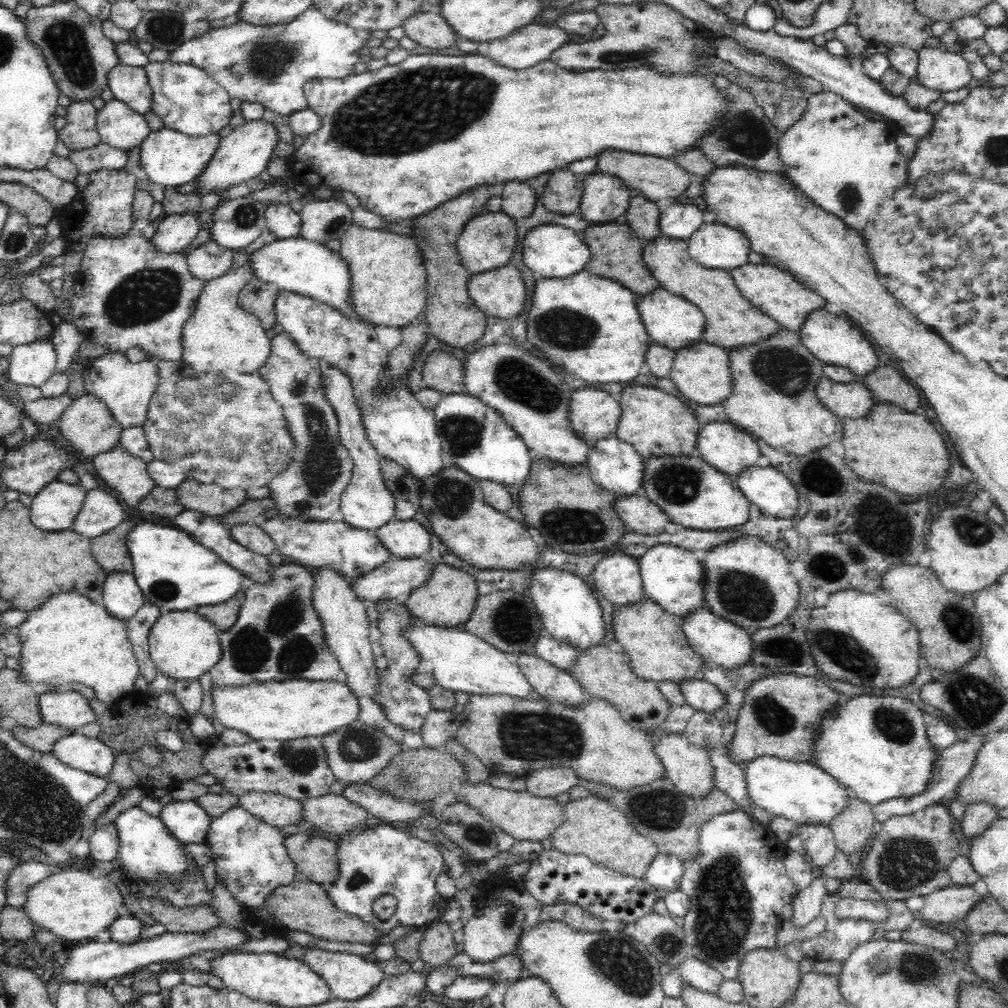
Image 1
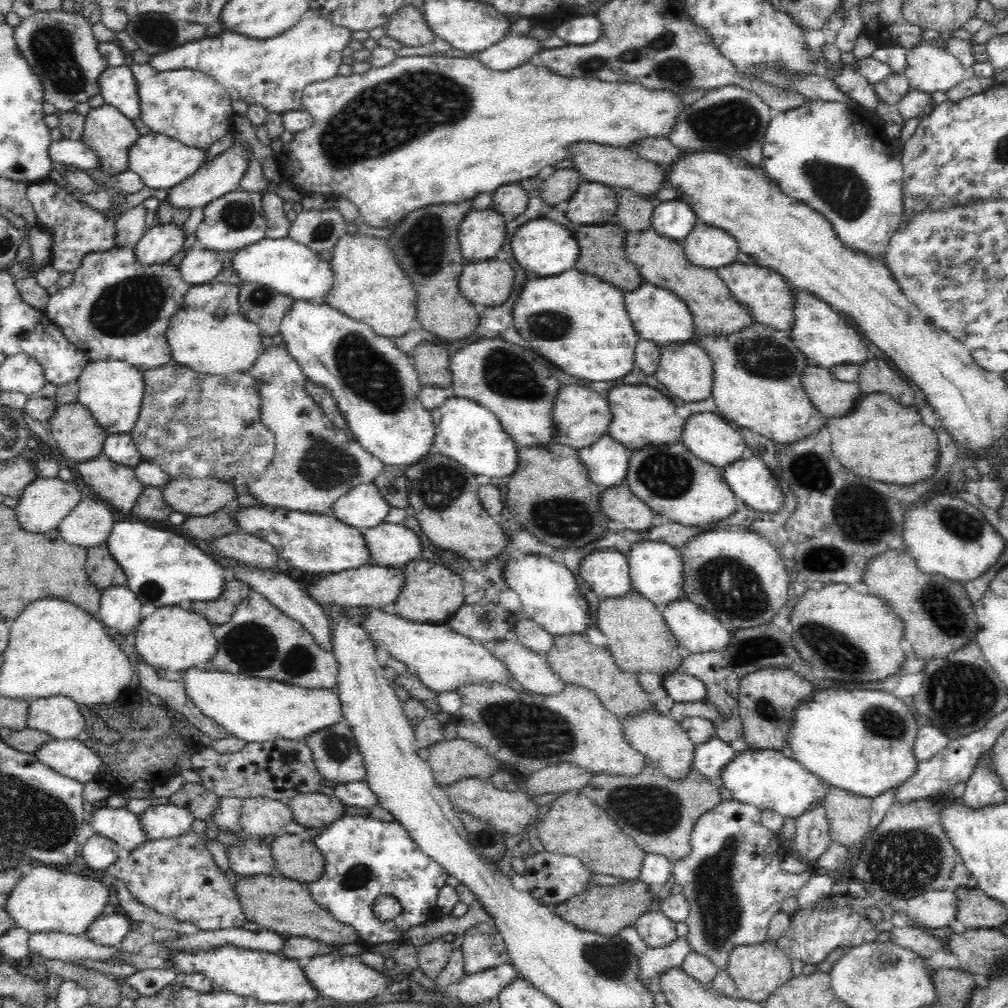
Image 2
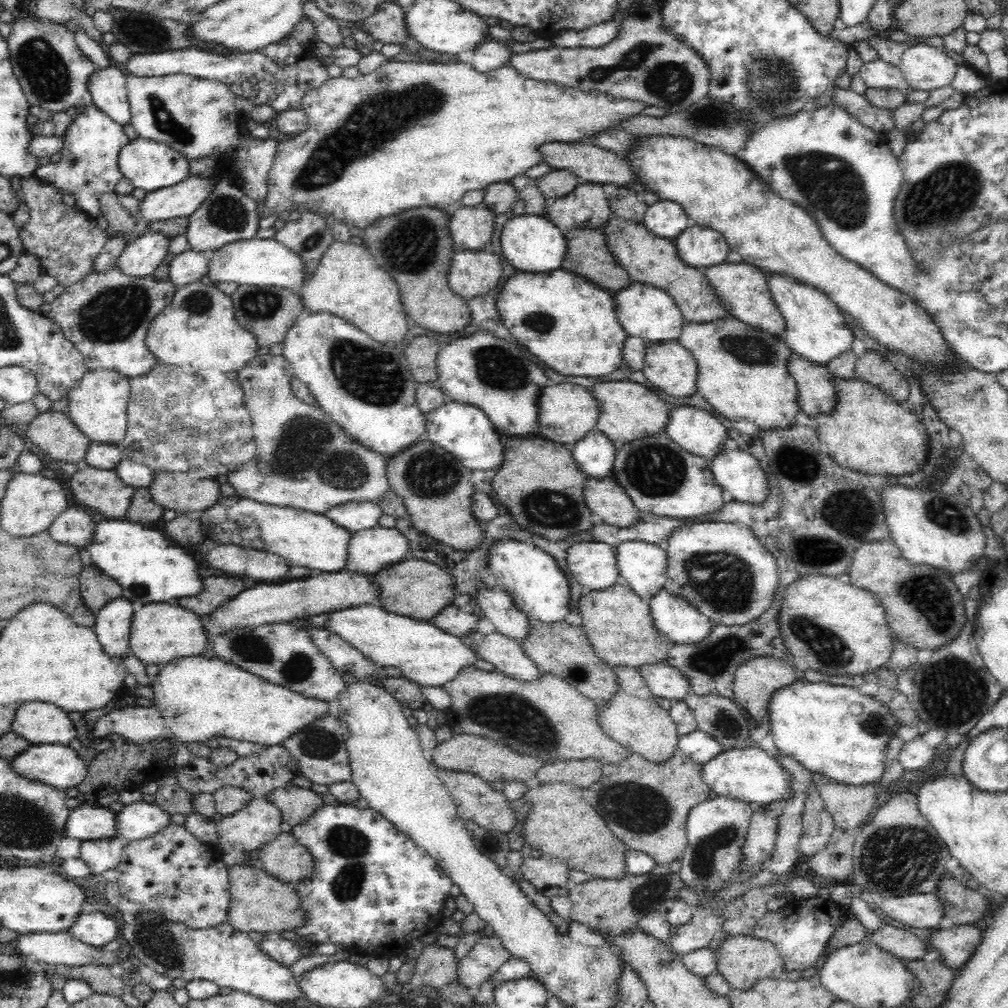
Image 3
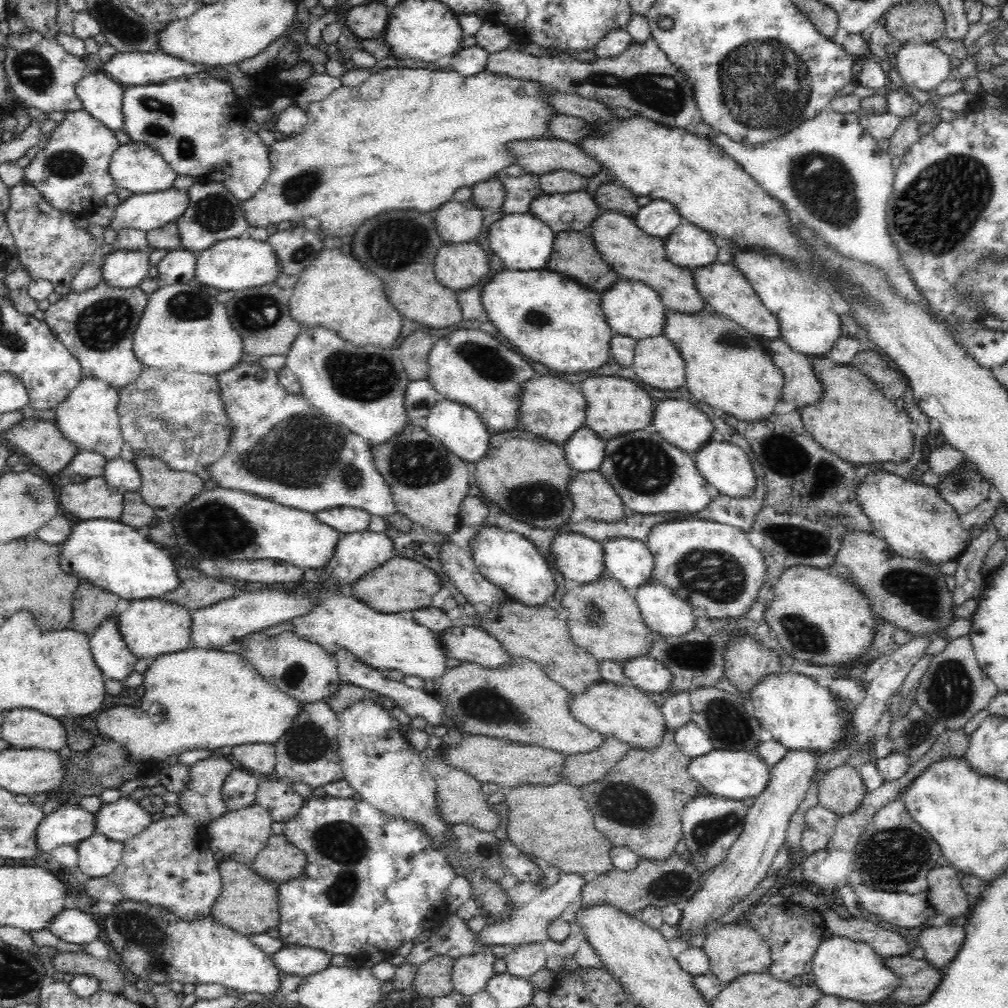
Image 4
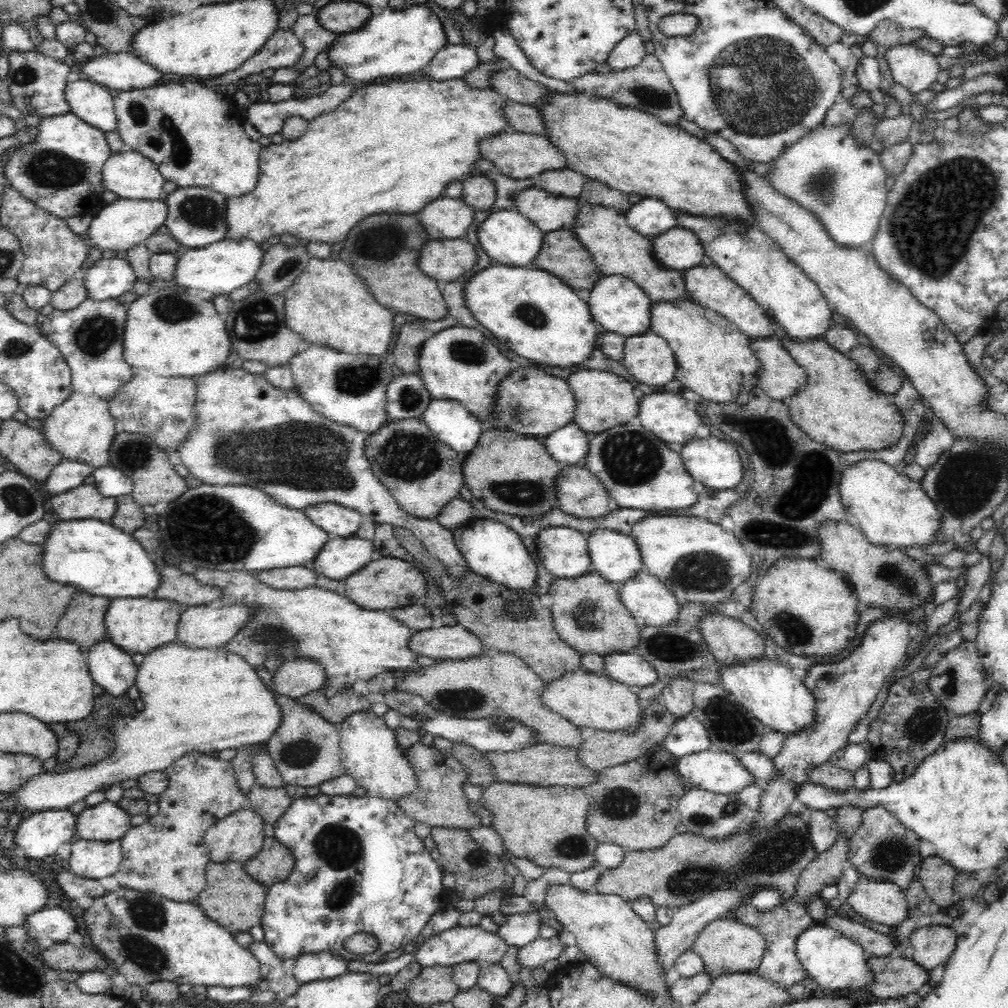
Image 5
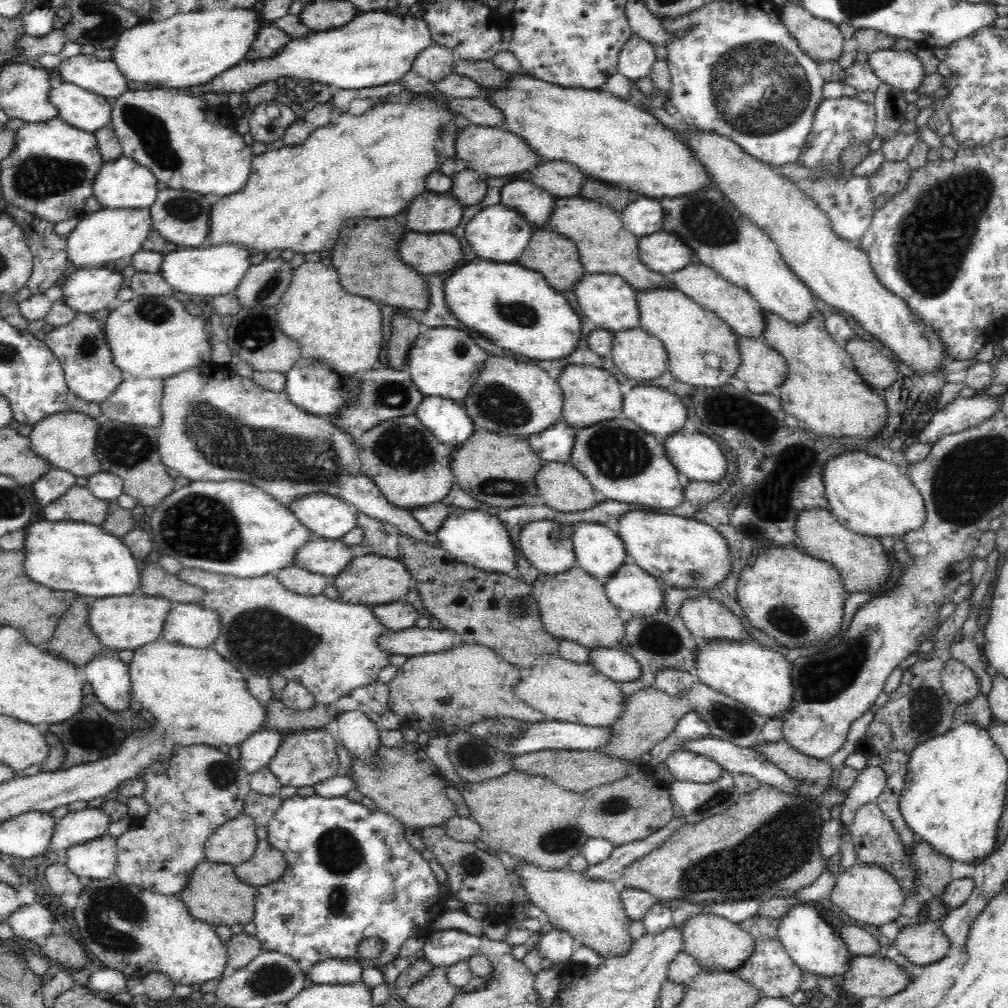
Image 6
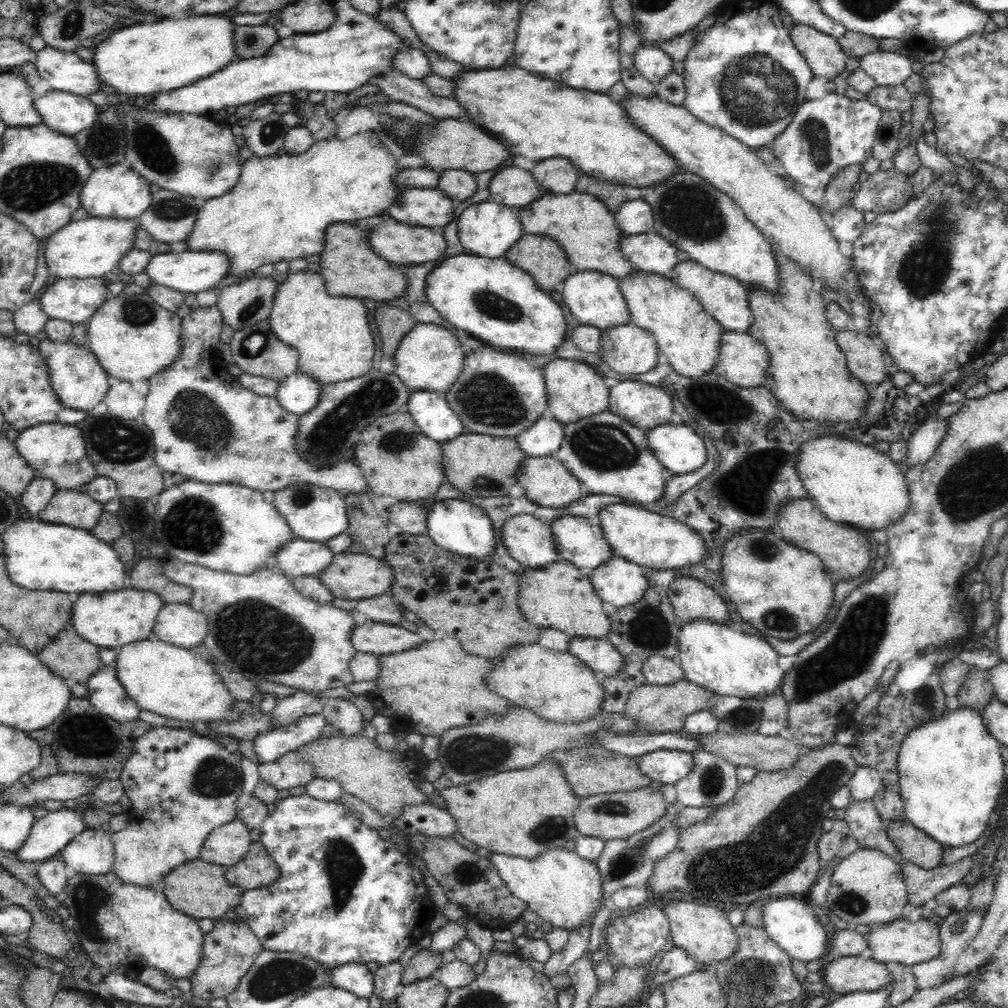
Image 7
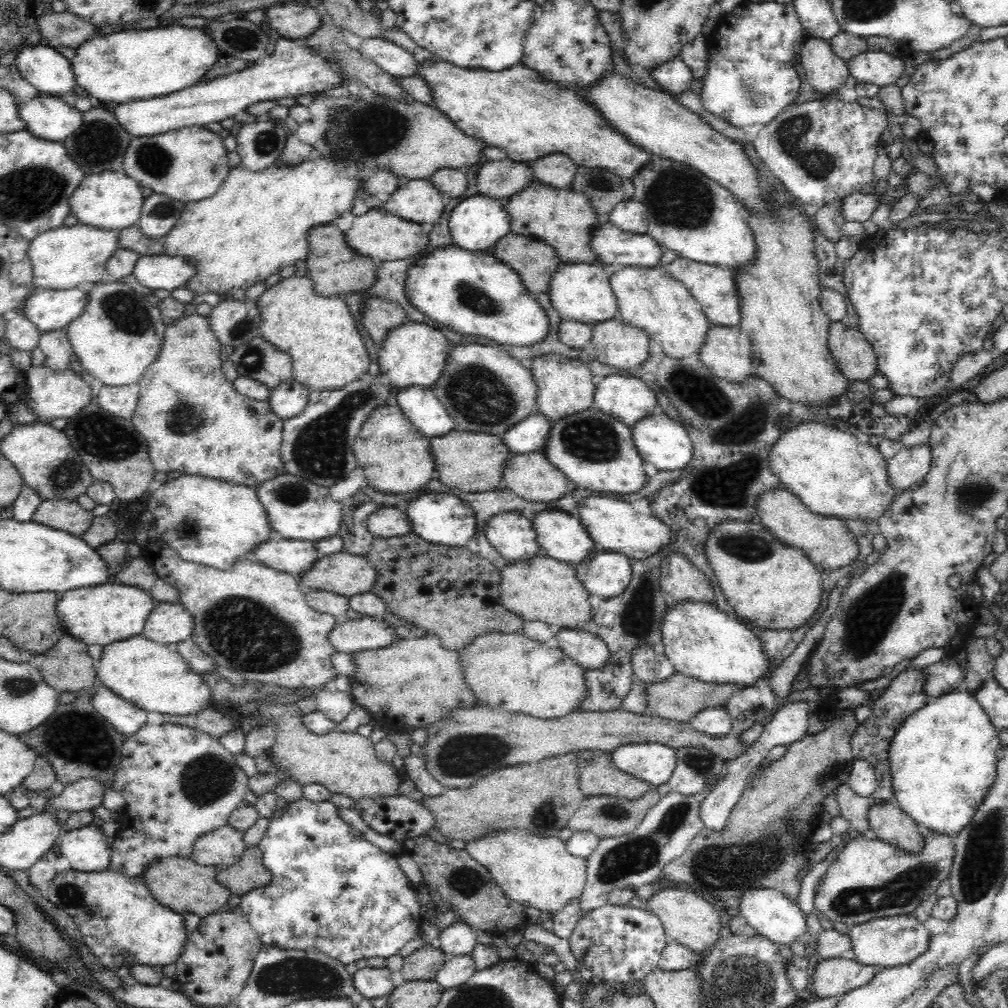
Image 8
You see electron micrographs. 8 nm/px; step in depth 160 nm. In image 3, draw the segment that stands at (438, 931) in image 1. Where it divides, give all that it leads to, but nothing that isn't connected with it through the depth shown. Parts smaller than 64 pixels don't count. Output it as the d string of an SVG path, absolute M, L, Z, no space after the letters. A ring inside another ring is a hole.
M430 944L419 952L415 974L423 986L440 990L457 980L458 960L454 948Z

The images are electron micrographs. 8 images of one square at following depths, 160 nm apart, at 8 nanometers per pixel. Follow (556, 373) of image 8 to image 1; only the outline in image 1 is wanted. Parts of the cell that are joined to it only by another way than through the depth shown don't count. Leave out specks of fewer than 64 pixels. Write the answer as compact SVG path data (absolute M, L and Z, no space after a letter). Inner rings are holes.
M629 386L620 390L620 418L614 435L617 440L630 444L643 459L663 455L692 456L700 425L691 408L677 397L656 387Z

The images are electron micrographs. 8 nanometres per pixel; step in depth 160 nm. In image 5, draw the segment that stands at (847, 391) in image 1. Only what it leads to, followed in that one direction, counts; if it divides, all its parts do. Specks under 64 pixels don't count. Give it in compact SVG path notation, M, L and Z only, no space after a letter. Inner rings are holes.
M775 334L764 339L752 339L751 352L760 364L759 382L755 387L770 398L793 397L807 386L804 370L783 348L782 341Z

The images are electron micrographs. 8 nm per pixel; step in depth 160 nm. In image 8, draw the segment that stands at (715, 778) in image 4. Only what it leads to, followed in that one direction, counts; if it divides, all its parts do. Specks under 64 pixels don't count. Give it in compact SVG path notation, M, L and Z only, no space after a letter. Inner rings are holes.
M660 743L624 744L610 751L610 756L617 769L648 782L654 788L667 783L676 766L675 749Z

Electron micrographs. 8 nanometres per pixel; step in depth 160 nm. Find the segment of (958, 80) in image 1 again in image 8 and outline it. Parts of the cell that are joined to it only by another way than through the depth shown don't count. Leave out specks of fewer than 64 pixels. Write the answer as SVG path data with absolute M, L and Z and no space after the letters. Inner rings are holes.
M866 51L847 62L849 73L857 83L872 83L878 86L895 84L902 74L903 61L899 56Z

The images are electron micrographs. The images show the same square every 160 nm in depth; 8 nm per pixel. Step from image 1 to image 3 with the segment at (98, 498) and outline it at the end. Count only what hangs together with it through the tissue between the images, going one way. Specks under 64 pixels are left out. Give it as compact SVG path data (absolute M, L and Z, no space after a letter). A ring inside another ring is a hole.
M68 507L60 516L56 516L47 531L56 542L80 549L90 544L96 520L87 511Z

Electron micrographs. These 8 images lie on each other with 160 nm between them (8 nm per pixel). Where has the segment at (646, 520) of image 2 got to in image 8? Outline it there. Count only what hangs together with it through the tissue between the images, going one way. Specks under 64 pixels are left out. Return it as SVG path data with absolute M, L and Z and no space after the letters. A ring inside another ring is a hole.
M542 453L511 455L503 468L503 487L524 500L552 502L567 494L566 477Z

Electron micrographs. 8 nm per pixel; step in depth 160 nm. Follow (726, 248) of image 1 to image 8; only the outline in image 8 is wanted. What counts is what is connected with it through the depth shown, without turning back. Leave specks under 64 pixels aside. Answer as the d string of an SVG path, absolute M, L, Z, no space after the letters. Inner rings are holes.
M612 221L600 222L591 239L600 264L626 267L656 267L664 251L647 232L639 235L620 230Z

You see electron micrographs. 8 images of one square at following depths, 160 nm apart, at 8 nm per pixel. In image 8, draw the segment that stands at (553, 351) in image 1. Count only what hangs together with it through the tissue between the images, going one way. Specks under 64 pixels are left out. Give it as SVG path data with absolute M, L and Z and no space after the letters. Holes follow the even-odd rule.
M452 243L439 246L430 254L416 259L416 262L408 268L404 280L404 295L410 304L427 318L460 334L482 336L498 344L510 344L510 346L530 346L543 341L548 334L546 314L524 287L519 273L501 263L490 251L465 251Z

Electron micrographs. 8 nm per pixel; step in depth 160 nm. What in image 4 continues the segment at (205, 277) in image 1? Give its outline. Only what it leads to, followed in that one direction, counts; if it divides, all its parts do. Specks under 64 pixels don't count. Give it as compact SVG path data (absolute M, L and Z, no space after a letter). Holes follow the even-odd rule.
M178 248L168 251L157 264L160 284L189 283L194 277L197 253Z

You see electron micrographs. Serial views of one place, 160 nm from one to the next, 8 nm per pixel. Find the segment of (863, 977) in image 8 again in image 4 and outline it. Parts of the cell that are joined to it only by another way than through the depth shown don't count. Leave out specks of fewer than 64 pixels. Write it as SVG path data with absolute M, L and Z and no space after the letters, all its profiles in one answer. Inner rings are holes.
M910 955L894 956L882 962L900 979L900 984L891 993L892 1001L900 1005L924 1004L932 991L939 986L942 974L935 966Z

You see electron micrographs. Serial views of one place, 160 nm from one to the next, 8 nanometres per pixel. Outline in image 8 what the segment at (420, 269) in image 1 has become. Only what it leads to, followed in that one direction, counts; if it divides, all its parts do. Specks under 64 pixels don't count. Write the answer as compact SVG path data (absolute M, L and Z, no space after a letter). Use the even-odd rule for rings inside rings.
M295 275L266 289L255 304L261 317L259 335L279 352L290 355L293 381L310 391L341 389L369 369L370 358L349 307L341 296L318 296L311 277Z

